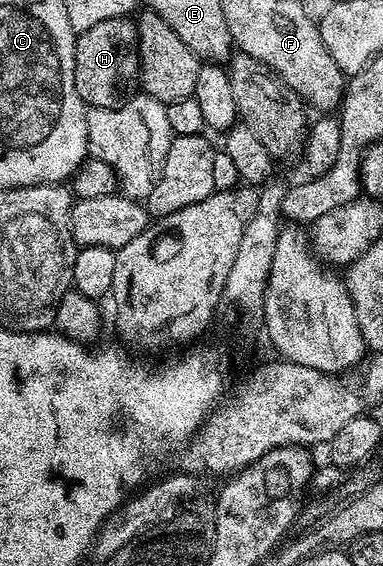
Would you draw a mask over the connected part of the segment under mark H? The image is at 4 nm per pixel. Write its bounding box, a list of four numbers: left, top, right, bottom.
[74,17,139,107]

